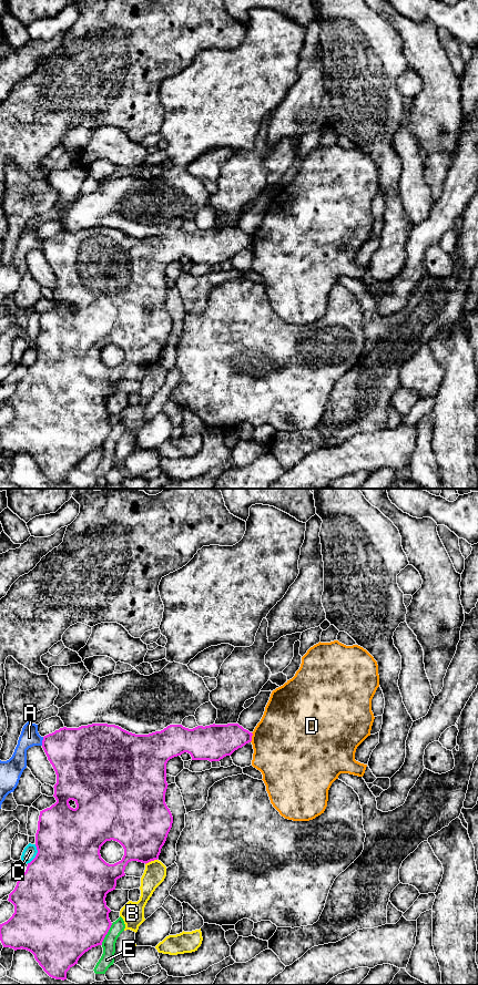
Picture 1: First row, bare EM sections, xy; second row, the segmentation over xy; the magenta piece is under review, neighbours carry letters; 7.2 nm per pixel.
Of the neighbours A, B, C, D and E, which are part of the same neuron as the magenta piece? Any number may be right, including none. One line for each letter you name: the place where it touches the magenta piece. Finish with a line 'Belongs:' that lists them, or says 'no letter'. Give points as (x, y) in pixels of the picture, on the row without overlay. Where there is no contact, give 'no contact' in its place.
Belongs: no letter

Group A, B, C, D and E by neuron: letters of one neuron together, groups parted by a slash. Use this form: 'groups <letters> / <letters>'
groups A / B / C / D / E

